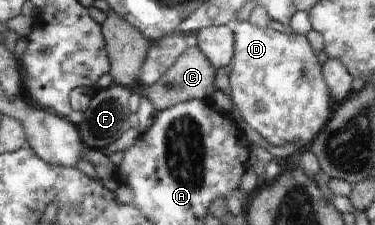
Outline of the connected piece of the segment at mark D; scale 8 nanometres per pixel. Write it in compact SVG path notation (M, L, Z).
M249 21L227 22L226 26L232 30L235 38L235 54L230 62L231 74L228 75L230 96L243 120L273 146L297 143L300 151L306 150L329 122L331 108L336 103L323 78L322 65L317 58L319 54L315 54L305 34L295 34L290 26L282 31L258 28Z

